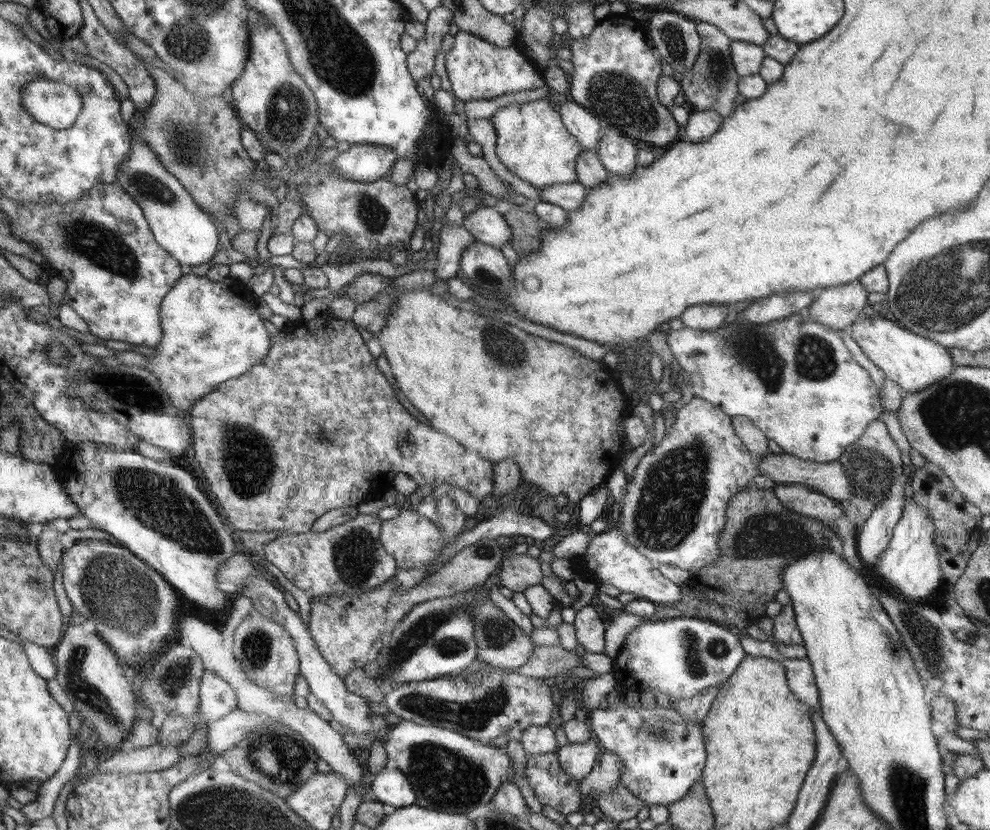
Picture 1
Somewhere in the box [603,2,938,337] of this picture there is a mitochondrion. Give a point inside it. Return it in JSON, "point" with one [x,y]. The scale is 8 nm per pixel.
{"point":[673,38]}

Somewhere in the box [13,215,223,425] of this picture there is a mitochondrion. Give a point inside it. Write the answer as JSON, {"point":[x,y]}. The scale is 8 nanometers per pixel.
{"point":[134,389]}

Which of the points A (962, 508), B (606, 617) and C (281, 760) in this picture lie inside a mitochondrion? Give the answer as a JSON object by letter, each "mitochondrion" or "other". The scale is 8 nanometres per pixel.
{"A":"other","B":"other","C":"mitochondrion"}

